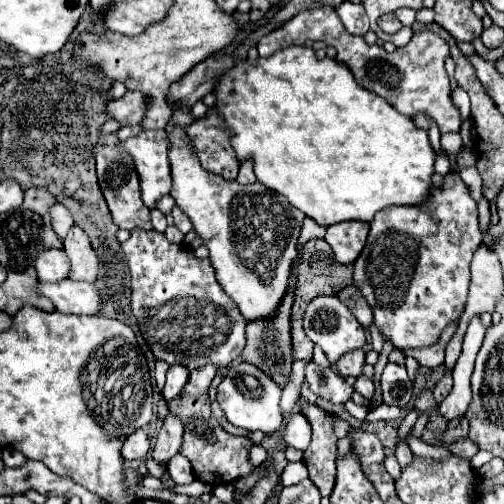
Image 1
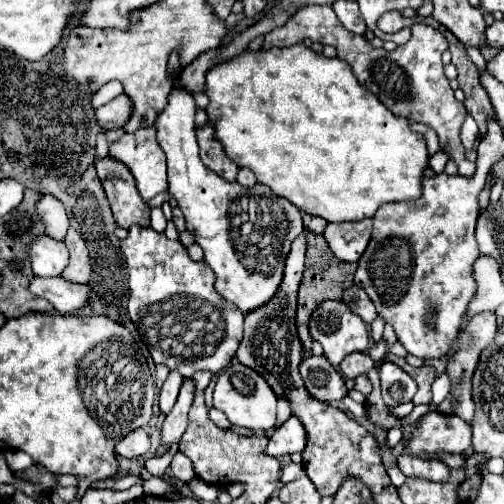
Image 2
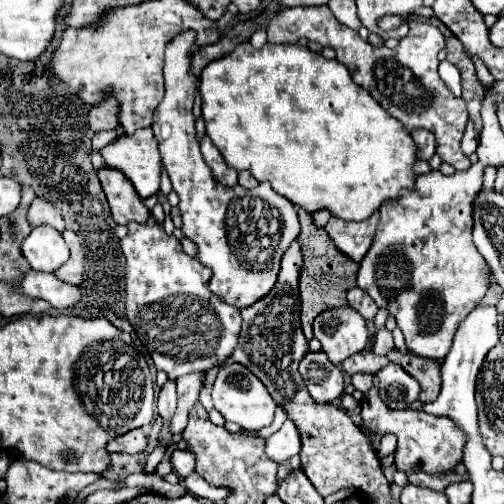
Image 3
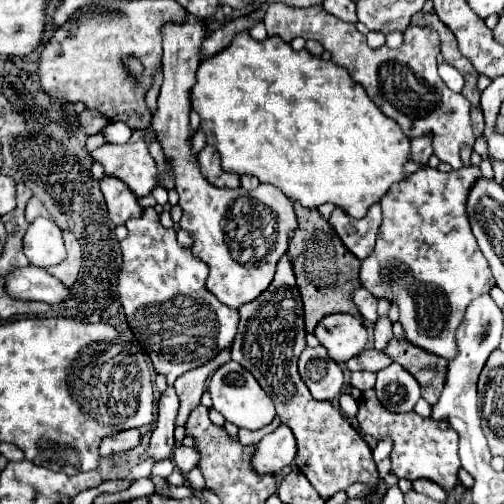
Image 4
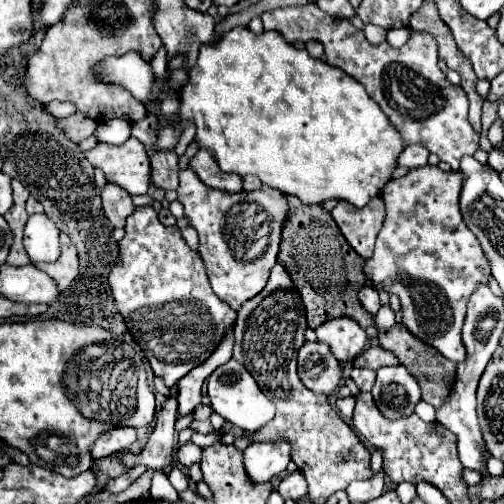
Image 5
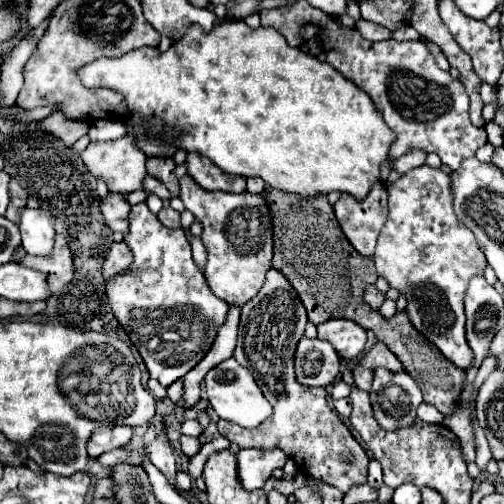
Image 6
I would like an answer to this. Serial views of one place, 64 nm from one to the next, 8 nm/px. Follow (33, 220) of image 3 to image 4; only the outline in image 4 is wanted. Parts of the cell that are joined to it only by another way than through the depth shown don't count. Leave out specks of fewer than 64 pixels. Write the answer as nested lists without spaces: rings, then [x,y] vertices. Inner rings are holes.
[[[32,196],[32,198],[28,200],[28,204],[26,204],[26,220],[32,222],[36,216],[46,216],[46,218],[50,218],[50,214],[48,214],[46,208],[40,204],[40,200],[36,200],[36,196]]]

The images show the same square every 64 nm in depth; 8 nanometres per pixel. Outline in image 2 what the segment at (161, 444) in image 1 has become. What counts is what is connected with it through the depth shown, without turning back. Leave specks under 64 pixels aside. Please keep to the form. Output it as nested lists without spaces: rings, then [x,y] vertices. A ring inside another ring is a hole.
[[[184,378],[182,388],[180,388],[180,396],[176,400],[176,406],[166,416],[164,426],[162,426],[162,442],[164,444],[180,442],[180,438],[182,438],[186,426],[188,426],[188,410],[190,410],[192,400],[194,400],[194,388],[196,388],[194,380]]]

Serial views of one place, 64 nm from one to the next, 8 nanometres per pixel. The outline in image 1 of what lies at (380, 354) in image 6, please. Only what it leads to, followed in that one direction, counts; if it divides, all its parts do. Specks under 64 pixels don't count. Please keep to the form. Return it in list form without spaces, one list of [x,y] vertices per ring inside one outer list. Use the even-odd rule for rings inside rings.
[[[352,350],[352,352],[344,354],[344,358],[340,358],[340,360],[336,362],[336,370],[338,370],[338,374],[342,374],[344,378],[346,378],[346,376],[360,376],[364,364],[366,364],[366,354],[364,354],[364,350]]]

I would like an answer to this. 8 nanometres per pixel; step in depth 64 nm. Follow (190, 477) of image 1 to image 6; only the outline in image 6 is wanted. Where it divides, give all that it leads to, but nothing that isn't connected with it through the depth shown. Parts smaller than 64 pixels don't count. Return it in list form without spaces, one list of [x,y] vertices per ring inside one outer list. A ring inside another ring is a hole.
[[[180,436],[180,450],[182,450],[182,454],[186,456],[186,458],[192,458],[194,454],[198,454],[198,450],[200,450],[200,442],[198,442],[198,438],[192,438],[192,436]]]

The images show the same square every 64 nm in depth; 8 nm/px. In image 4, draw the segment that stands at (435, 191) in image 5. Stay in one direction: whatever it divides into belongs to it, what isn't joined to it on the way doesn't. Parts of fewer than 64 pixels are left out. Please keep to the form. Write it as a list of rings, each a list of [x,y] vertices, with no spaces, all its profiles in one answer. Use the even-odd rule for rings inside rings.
[[[424,166],[406,180],[392,184],[380,200],[384,220],[374,252],[362,260],[360,280],[378,298],[388,298],[400,308],[400,322],[406,338],[446,360],[458,354],[456,328],[472,298],[484,288],[492,288],[492,272],[470,230],[464,196],[480,168],[460,168],[440,172]]]

